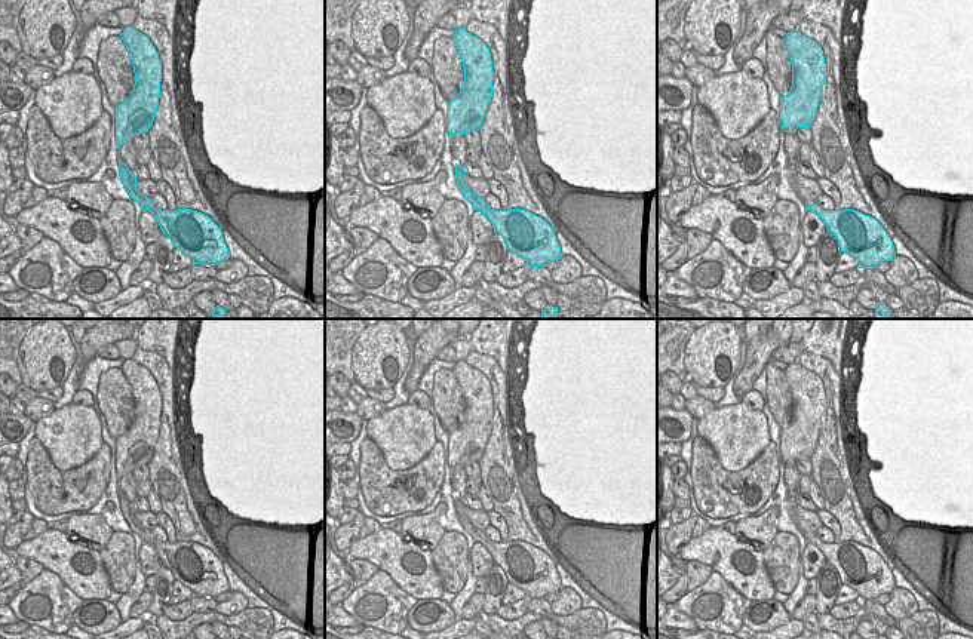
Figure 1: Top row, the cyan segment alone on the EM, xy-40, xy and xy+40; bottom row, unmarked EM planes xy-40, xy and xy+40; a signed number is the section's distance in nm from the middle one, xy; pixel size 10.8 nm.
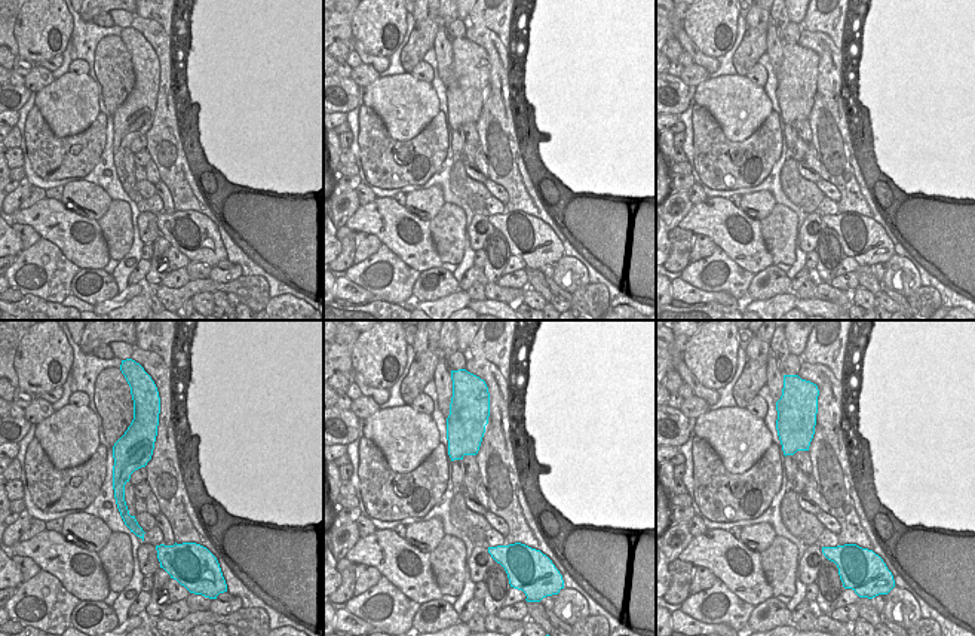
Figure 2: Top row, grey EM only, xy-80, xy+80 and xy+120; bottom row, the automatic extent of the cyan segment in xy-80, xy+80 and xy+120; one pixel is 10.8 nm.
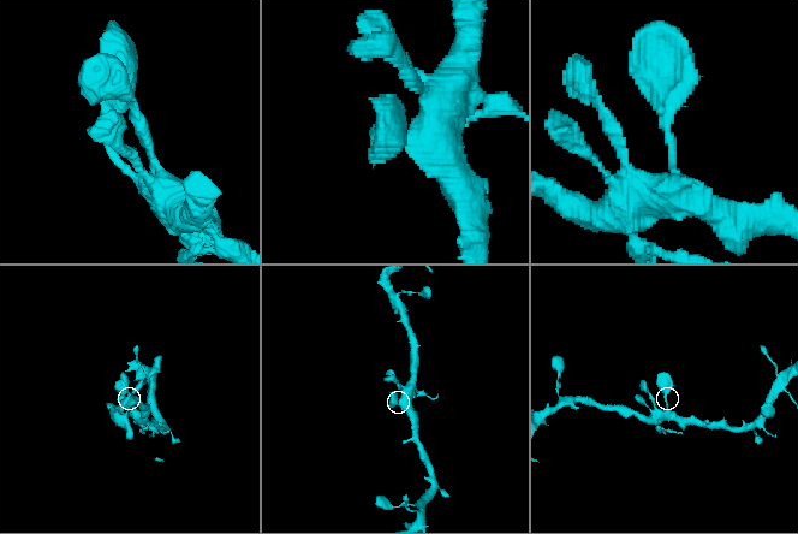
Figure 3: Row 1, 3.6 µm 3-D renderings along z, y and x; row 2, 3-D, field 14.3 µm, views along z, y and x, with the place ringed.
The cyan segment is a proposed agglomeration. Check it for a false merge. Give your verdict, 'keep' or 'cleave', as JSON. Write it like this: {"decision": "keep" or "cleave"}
{"decision": "keep"}

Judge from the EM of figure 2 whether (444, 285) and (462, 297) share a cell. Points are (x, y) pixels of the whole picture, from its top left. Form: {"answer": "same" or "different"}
{"answer": "different"}

